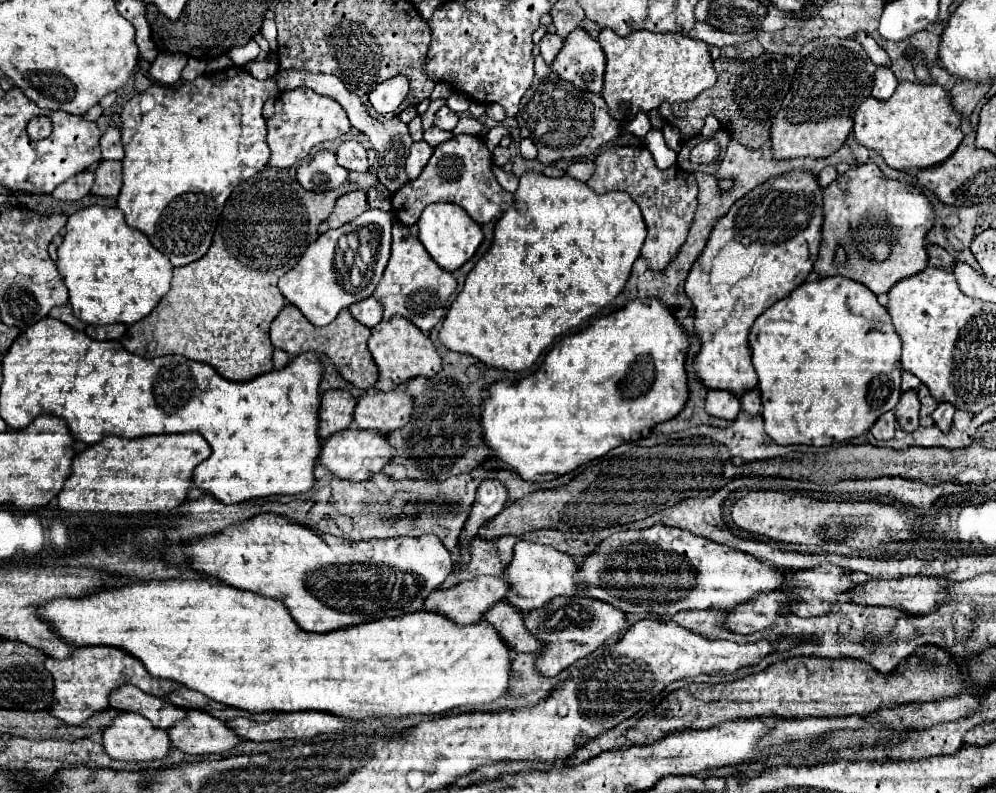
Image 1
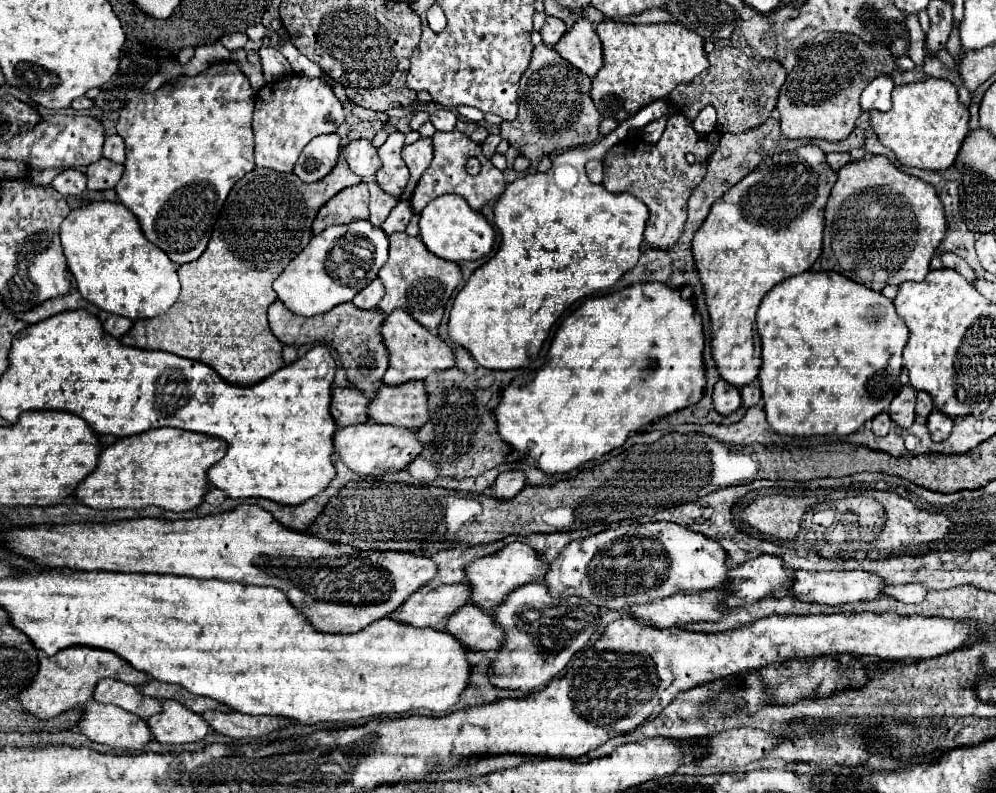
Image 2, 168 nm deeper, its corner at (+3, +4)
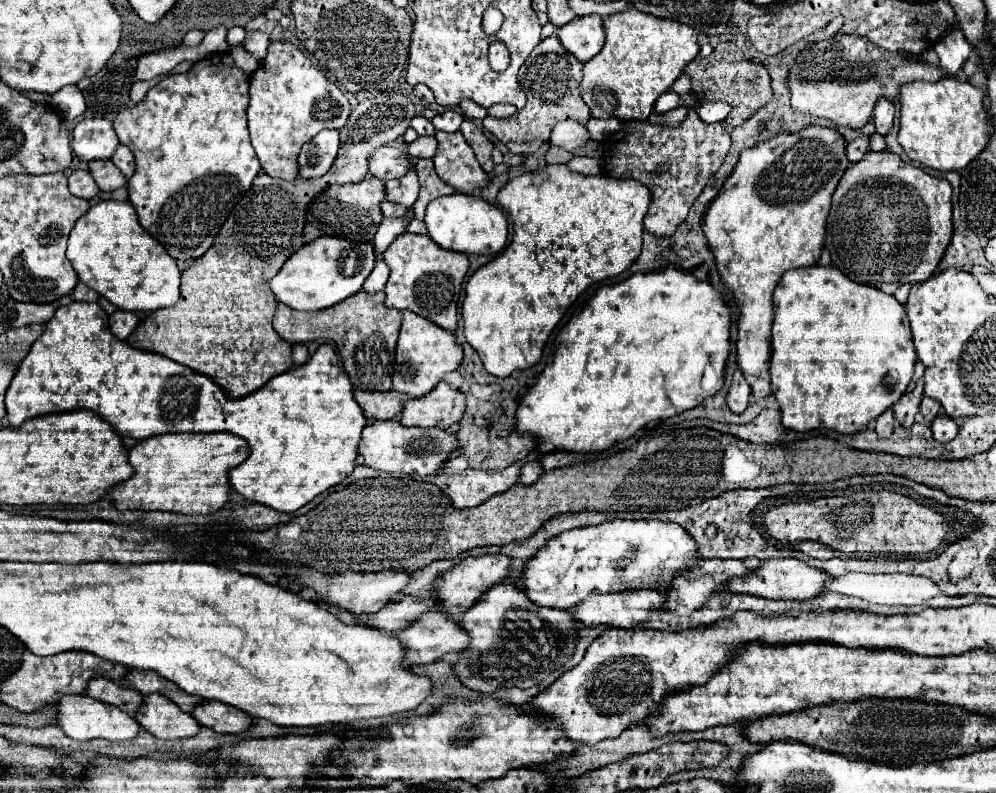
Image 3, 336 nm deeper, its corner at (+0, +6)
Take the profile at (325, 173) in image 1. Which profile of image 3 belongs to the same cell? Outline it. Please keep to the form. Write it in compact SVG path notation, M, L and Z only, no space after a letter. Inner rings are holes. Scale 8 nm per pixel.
M334 129L320 131L312 141L308 141L300 155L298 155L298 169L300 177L304 179L318 179L326 175L332 167L336 153L340 147L340 133Z

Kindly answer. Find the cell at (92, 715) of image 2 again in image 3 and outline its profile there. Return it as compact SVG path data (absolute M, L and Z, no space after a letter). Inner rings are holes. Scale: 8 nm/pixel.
M64 695L58 703L58 725L64 729L66 735L78 741L88 741L96 737L108 741L132 741L140 733L140 725L134 717L110 703L102 703L88 695Z

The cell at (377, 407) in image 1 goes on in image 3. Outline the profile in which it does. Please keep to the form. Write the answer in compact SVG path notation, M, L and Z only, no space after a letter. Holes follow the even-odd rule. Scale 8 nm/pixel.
M440 381L430 393L406 399L402 405L400 423L404 427L438 427L448 429L458 423L464 411L464 395L444 381Z

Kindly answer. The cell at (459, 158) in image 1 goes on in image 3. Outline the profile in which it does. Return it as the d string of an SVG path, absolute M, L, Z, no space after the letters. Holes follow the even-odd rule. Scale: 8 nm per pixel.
M436 131L438 151L434 155L434 167L438 177L454 187L454 191L474 195L490 185L492 177L478 165L472 147L466 143L460 131L442 133Z

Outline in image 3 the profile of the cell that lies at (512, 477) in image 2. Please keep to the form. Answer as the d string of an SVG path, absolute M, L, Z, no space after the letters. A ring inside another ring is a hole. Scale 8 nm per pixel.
M528 461L528 463L524 463L524 465L522 465L520 475L518 475L518 481L520 481L522 485L536 483L536 479L538 479L538 475L540 475L540 473L542 473L540 463L538 463L538 461Z

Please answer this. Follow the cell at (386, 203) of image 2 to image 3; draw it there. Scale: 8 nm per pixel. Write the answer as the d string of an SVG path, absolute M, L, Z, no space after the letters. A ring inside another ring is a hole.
M382 201L382 215L384 217L400 217L400 215L404 215L404 211L406 211L406 207L402 207L402 205Z

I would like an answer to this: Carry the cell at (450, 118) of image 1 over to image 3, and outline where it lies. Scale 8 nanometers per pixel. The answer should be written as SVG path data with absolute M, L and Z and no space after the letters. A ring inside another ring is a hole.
M448 109L448 111L440 113L440 115L436 115L436 117L432 119L432 125L434 125L438 131L454 133L454 131L458 131L458 129L460 129L462 121L464 121L464 117L462 117L460 113L456 113L456 111Z

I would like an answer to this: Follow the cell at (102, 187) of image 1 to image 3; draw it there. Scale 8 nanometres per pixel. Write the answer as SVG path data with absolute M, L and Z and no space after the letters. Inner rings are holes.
M110 159L90 161L88 171L94 177L96 185L100 187L100 191L116 191L120 187L126 187L128 183L128 179L122 175L122 171L118 171L118 167Z

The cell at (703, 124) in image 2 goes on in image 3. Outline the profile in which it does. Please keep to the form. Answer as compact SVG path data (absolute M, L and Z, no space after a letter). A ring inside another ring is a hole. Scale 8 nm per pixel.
M710 101L710 103L698 105L696 111L698 111L698 117L704 123L716 123L716 121L724 121L726 119L726 115L730 111L730 105L722 103L722 101Z

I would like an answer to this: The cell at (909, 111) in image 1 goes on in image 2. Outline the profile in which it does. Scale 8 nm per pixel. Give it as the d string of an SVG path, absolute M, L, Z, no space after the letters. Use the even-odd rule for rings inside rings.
M923 79L895 87L893 107L887 113L867 113L879 141L889 147L901 165L945 171L955 165L965 137L969 135L969 109L959 101L957 87L947 79Z

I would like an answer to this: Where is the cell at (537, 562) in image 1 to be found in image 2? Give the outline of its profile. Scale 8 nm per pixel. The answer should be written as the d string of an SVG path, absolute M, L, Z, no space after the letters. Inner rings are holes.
M509 543L501 551L483 557L479 561L473 561L471 565L465 565L465 577L467 585L471 585L471 605L481 605L485 613L491 613L491 607L499 605L513 589L525 583L537 583L543 581L545 571L549 565L529 547L523 543Z

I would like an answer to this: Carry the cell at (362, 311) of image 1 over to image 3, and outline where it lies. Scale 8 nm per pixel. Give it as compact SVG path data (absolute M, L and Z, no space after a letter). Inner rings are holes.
M380 259L380 261L376 263L374 271L370 273L370 277L366 279L366 283L364 283L362 289L364 289L368 295L376 295L378 291L384 289L386 281L388 281L388 267L386 267L386 263Z

